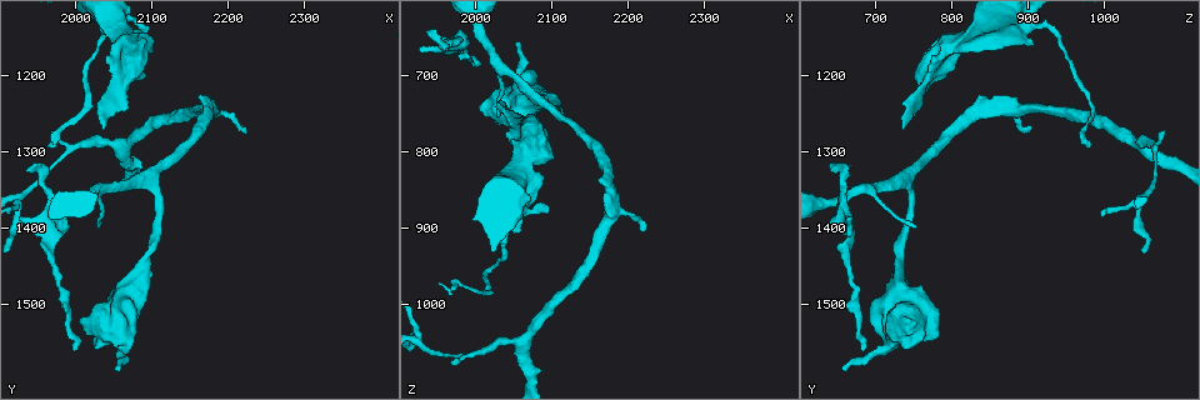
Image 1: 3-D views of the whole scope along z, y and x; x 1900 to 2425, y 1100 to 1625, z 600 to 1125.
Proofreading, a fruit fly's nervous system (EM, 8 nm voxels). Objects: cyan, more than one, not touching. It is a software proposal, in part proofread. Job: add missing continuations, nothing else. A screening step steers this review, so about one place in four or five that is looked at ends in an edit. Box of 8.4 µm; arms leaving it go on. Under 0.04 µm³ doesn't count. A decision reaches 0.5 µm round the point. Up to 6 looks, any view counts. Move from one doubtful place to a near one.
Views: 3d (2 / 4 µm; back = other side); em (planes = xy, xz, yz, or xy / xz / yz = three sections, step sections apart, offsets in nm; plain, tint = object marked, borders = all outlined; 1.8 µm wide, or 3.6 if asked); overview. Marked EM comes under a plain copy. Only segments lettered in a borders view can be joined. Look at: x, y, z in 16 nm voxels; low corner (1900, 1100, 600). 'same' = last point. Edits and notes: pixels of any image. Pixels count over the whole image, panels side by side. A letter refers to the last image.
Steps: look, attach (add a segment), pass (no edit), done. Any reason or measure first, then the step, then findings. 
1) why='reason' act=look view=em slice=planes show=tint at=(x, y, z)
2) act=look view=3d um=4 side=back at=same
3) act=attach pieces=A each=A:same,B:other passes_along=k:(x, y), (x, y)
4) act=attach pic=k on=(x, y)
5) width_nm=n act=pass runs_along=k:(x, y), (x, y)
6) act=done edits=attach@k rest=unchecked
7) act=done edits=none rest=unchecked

why='free end' act=look view=em um=3.6 slice=yz step=16 show=tint at=(2040, 1270, 735)

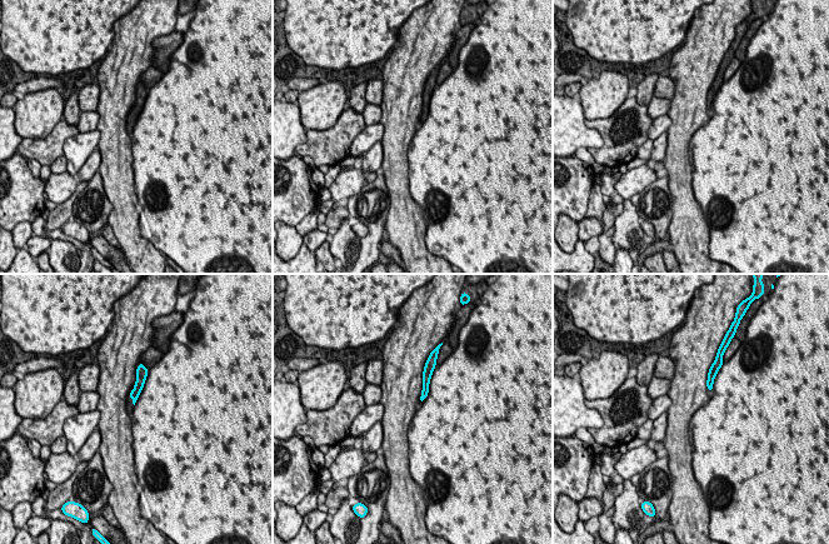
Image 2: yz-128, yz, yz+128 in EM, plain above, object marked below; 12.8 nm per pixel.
act=look view=em um=3.6 slice=planes show=borders at=same

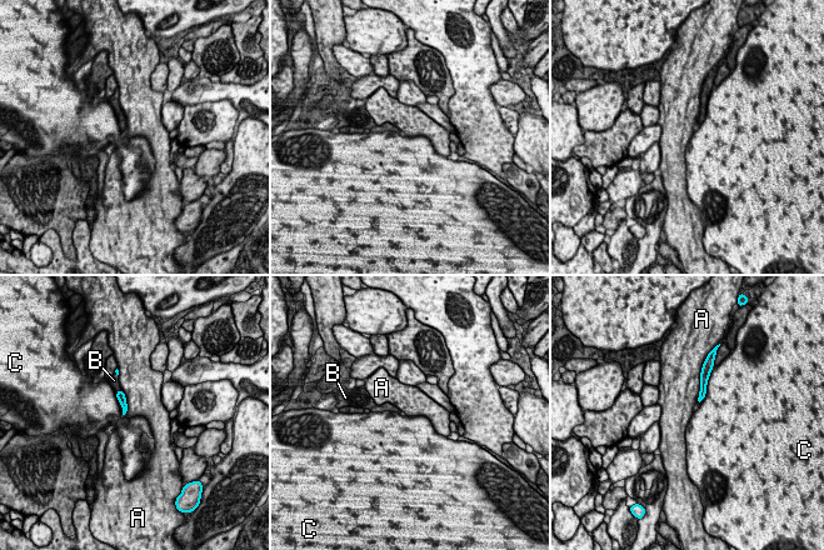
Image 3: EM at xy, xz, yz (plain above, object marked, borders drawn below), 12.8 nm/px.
width_nm=90 act=attach pieces=B each=A:other,B:same,C:other passes_along=3:(120, 395), (119, 390), (114, 380) found='the neuron continues'

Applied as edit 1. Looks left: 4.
why='calibre changes' act=look view=3d um=4 at=(2060, 1505, 730)

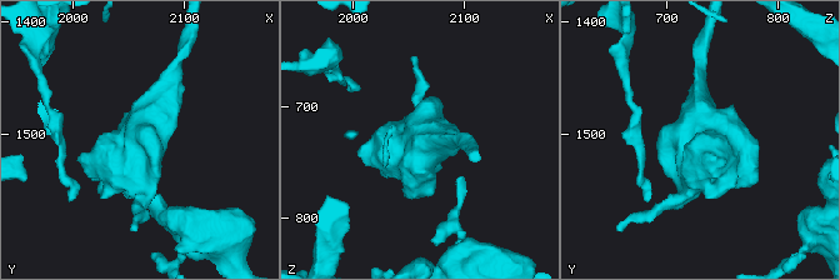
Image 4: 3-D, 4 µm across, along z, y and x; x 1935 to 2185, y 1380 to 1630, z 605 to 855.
act=look view=em um=3.6 slice=xz step=4 show=borders at=(2060, 1506, 734)

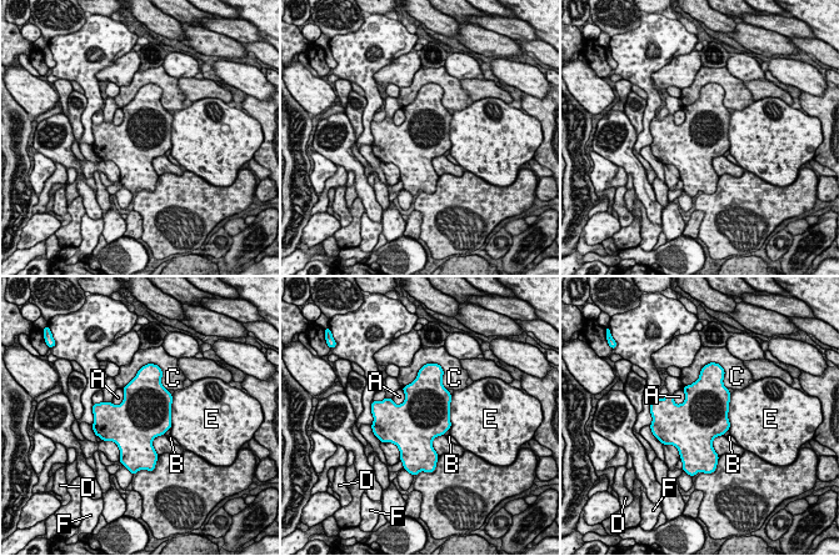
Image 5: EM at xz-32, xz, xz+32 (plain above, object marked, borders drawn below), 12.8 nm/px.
act=pass each=A:other,B:other,C:other,D:other,E:other,F:other border=5:(683, 389), (684, 400), (677, 405) found='no lettered segment goes on from it'

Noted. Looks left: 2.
why='an open end' act=look view=em slice=xz step=4 show=borders at=(1965, 1295, 980)

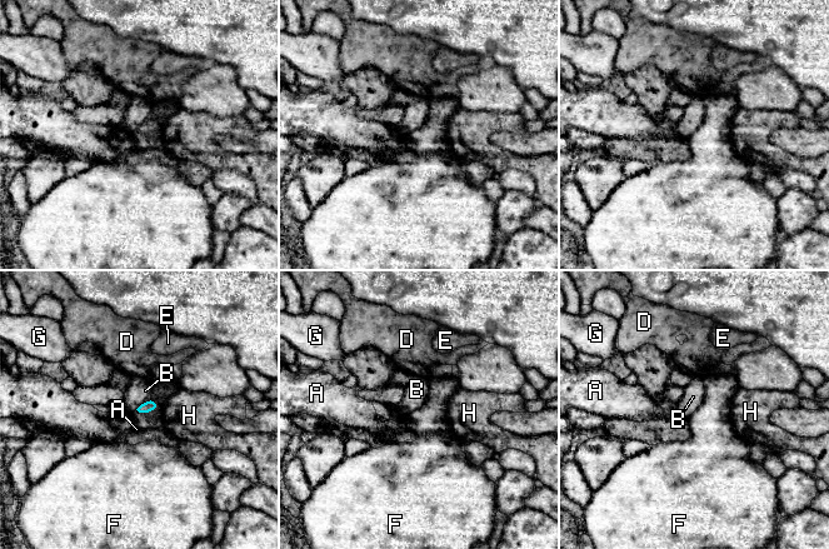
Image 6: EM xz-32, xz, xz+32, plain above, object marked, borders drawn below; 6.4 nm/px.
act=look view=em slice=planes show=borders at=same

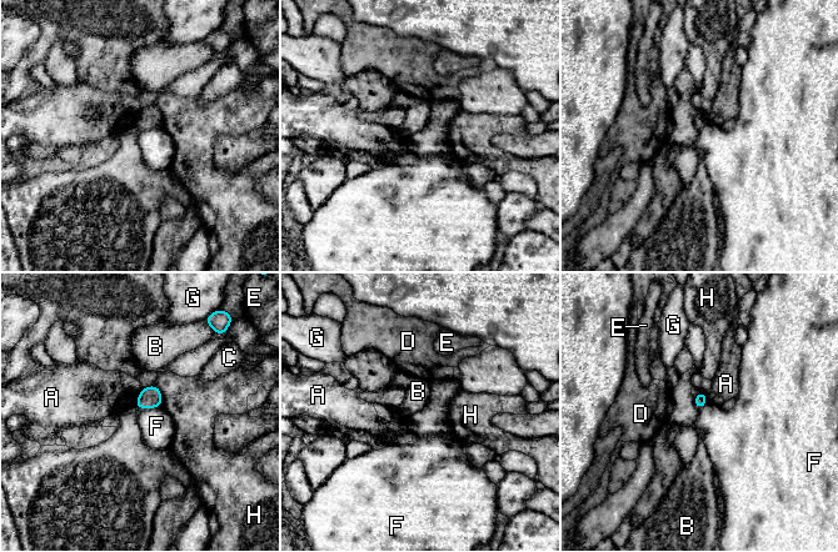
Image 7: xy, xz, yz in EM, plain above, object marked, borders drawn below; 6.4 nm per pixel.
act=pass each=A:other,B:other,C:other,D:other,E:other,F:other,G:other,H:other border=7:(161, 405), (154, 409), (136, 407) found='no lettered segment goes on from it'

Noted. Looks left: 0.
act=done edits=attach@3 rest=unchecked

